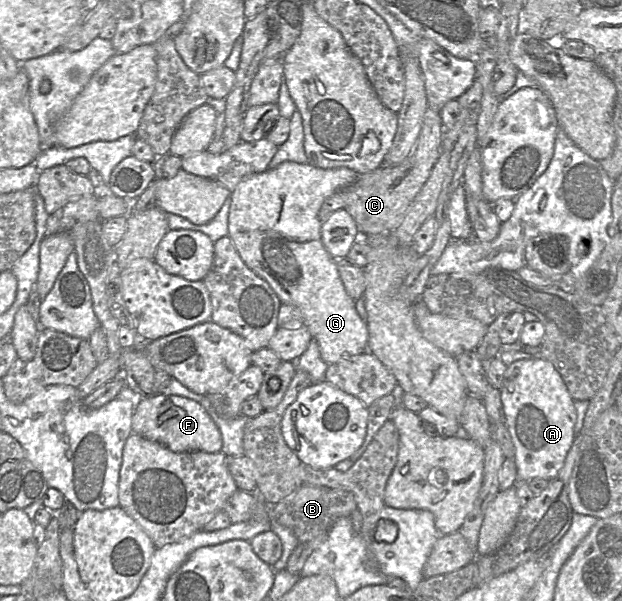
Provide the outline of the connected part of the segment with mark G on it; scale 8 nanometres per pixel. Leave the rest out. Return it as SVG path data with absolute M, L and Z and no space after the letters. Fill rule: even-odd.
M284 162L274 169L245 177L231 193L228 237L246 266L269 284L281 303L300 309L304 326L318 343L321 359L327 365L368 351L367 323L358 315L355 301L345 290L336 261L322 243L322 223L318 217L324 200L352 184L358 175L347 167L323 169L309 163Z

